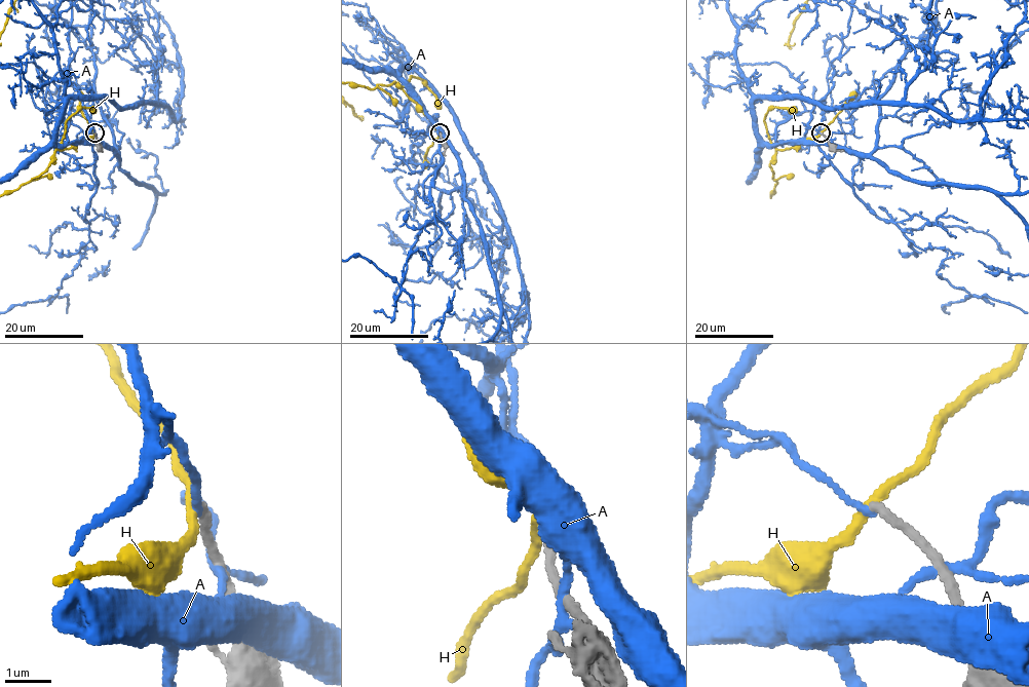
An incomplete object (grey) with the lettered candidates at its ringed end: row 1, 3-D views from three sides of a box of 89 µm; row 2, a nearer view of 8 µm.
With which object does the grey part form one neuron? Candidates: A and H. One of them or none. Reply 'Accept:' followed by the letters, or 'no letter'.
Accept: no letter

